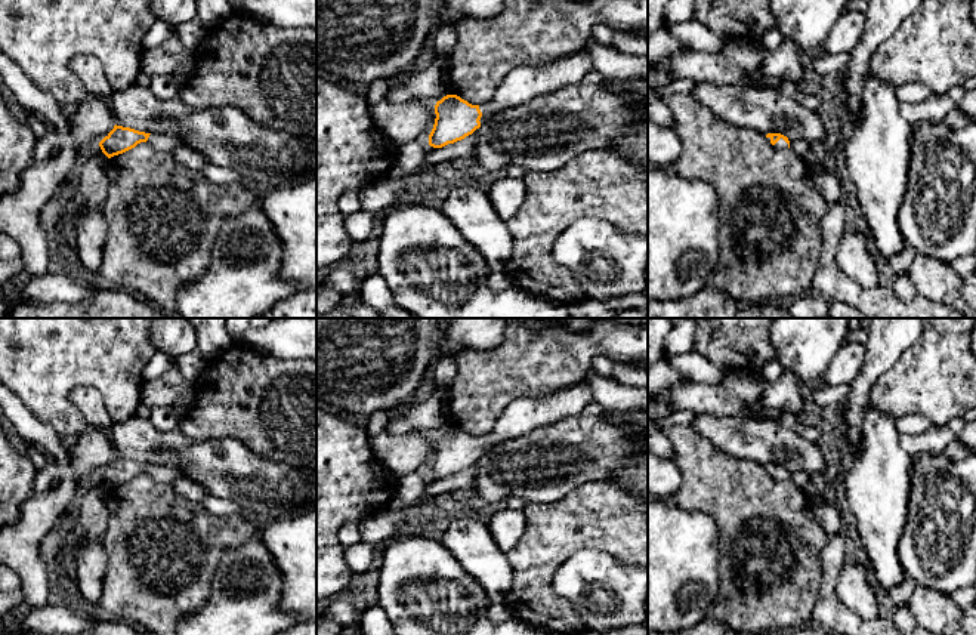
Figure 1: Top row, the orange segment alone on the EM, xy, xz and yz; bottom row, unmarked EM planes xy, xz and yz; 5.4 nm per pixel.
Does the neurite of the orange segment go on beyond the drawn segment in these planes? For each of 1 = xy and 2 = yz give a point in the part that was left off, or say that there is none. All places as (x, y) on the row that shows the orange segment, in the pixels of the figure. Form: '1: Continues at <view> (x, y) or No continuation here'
1: Continues at xy (167, 144)
2: Continues at yz (781, 144)

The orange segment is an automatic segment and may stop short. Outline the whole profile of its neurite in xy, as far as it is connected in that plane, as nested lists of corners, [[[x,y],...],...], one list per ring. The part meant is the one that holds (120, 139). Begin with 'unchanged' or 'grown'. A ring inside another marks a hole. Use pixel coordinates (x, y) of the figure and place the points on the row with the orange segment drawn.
grown | [[[114,126],[114,129],[99,142],[102,152],[111,158],[135,148],[140,142],[149,142],[163,152],[173,152],[182,145],[180,139],[169,135],[151,135],[130,127]]]

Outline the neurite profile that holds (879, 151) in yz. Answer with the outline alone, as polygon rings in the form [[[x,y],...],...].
[[[867,75],[858,123],[846,144],[846,166],[855,184],[856,198],[875,240],[878,252],[890,259],[904,247],[899,231],[899,210],[908,187],[912,127],[899,112],[896,86]]]

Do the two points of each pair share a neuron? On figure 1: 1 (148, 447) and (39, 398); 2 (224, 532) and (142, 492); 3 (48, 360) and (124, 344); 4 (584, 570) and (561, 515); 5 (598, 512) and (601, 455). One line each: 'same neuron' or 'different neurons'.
1: different neurons
2: same neuron
3: same neuron
4: different neurons
5: different neurons

